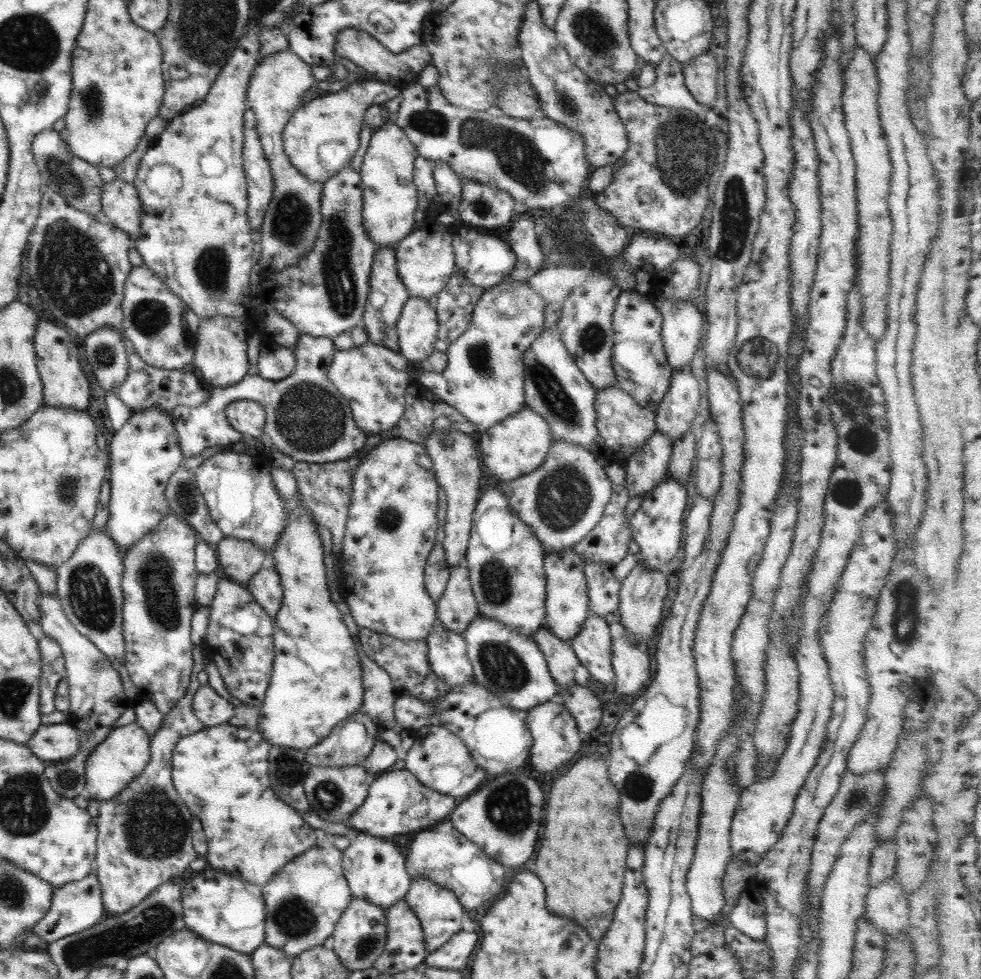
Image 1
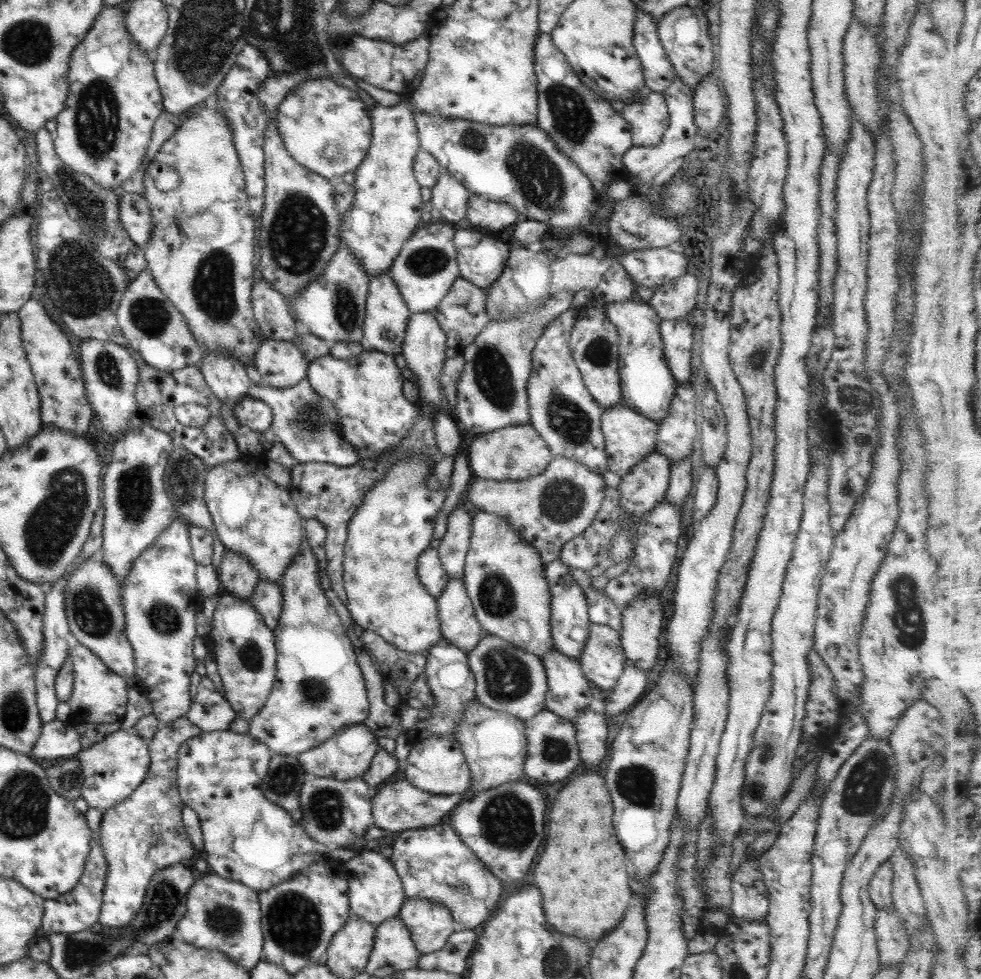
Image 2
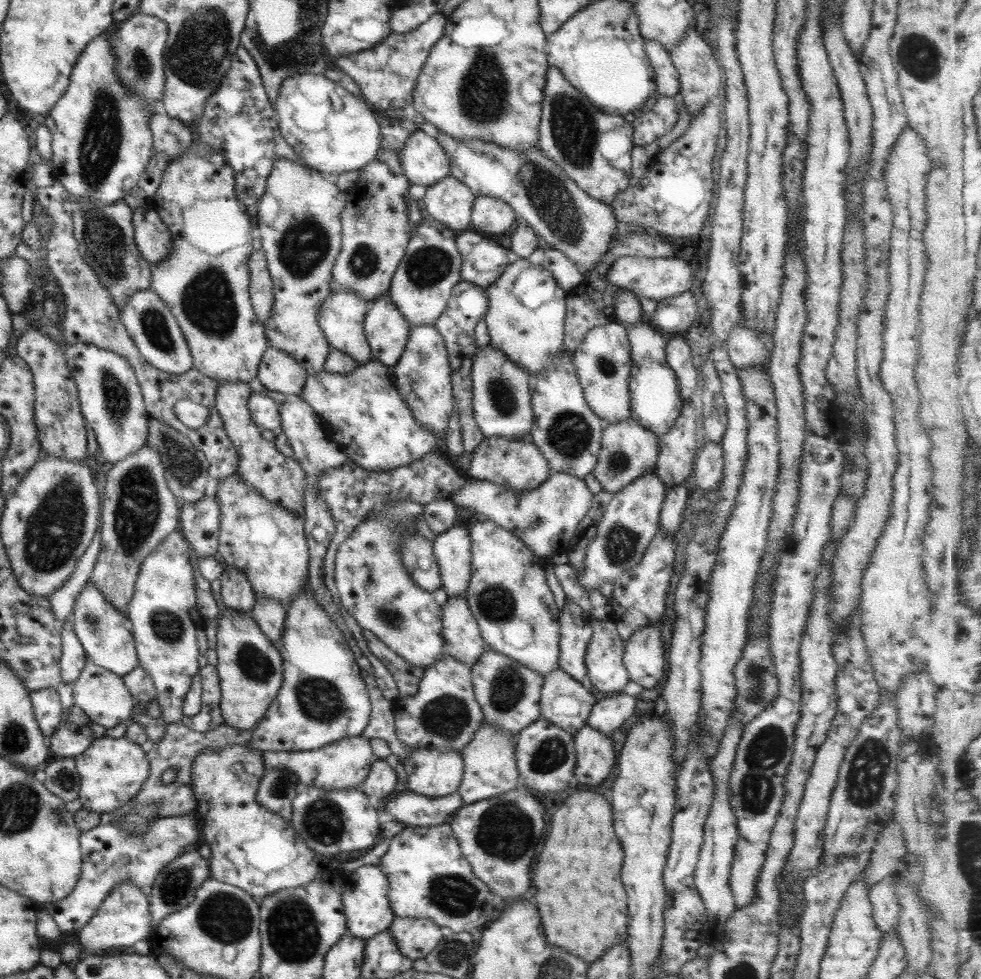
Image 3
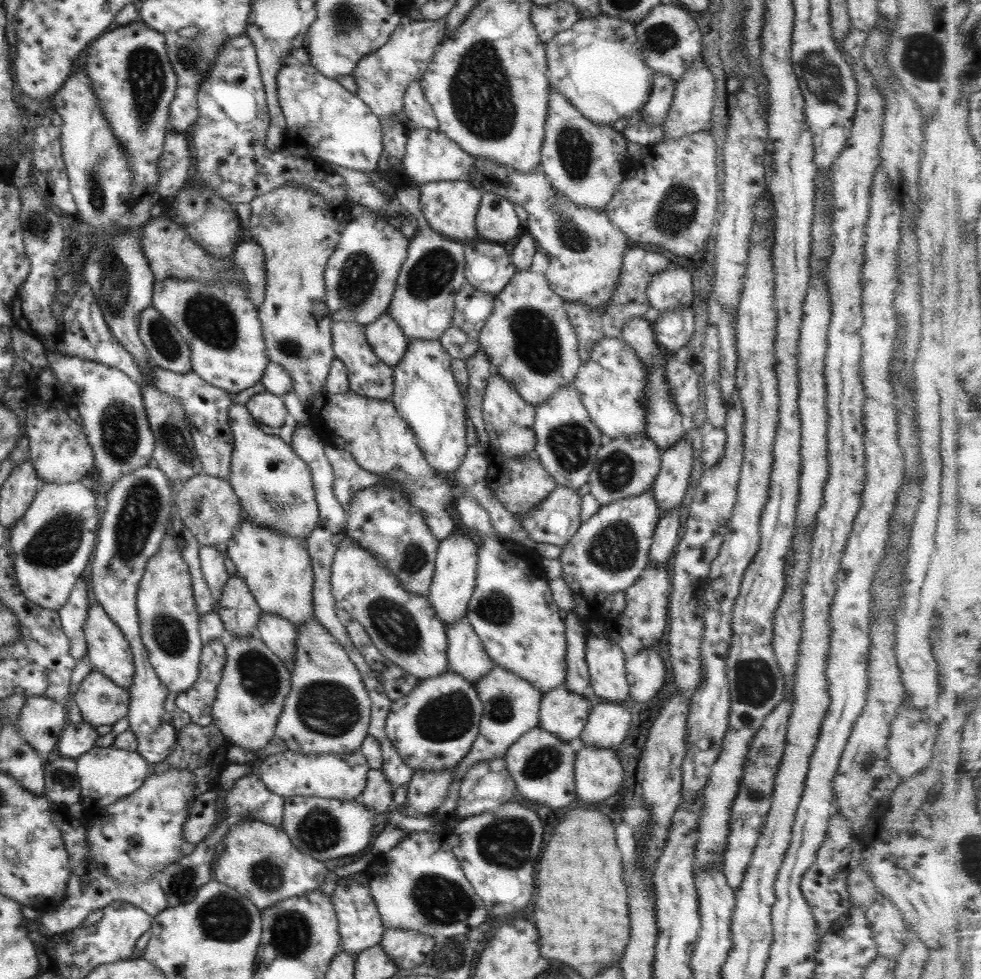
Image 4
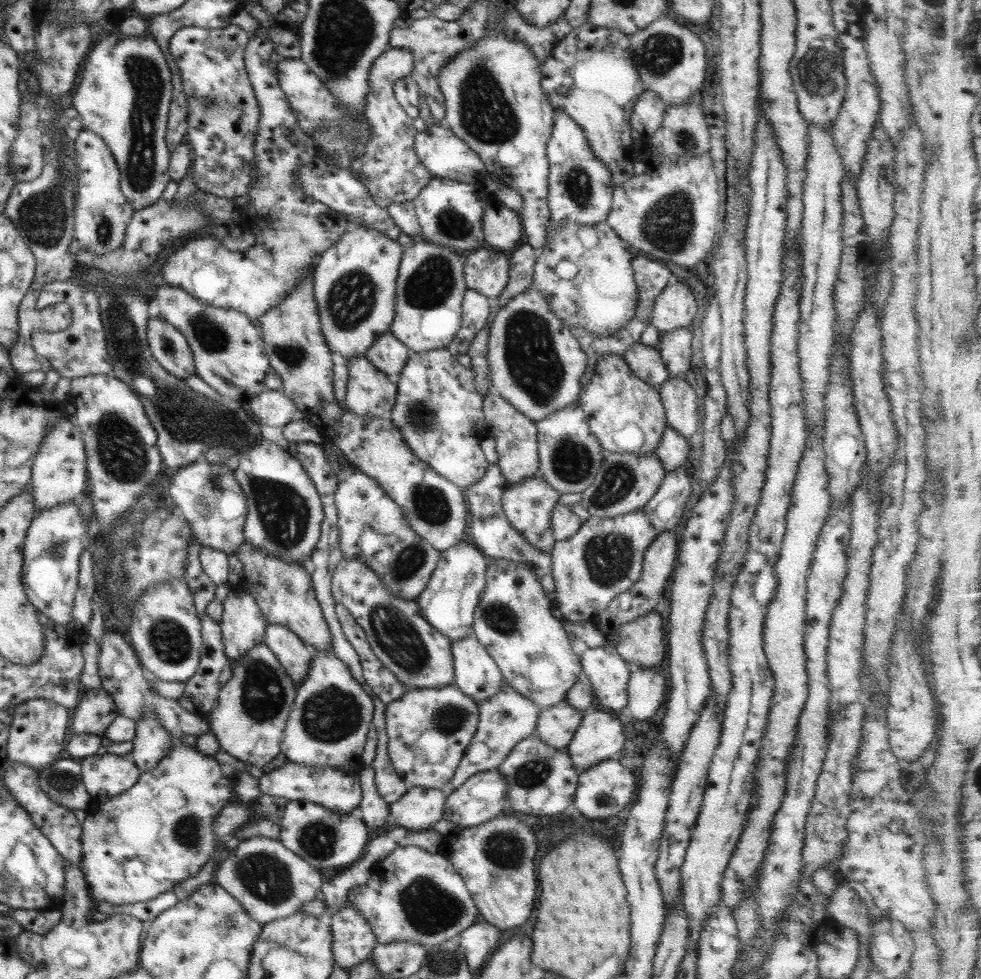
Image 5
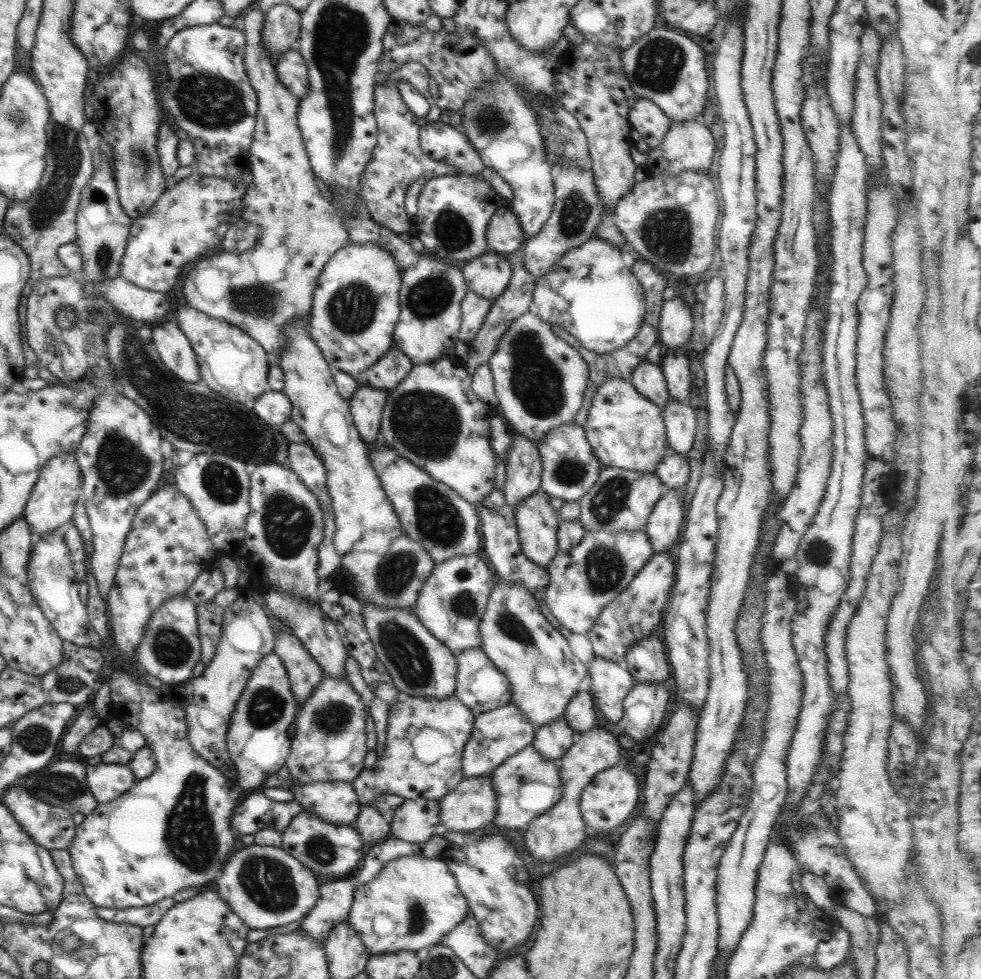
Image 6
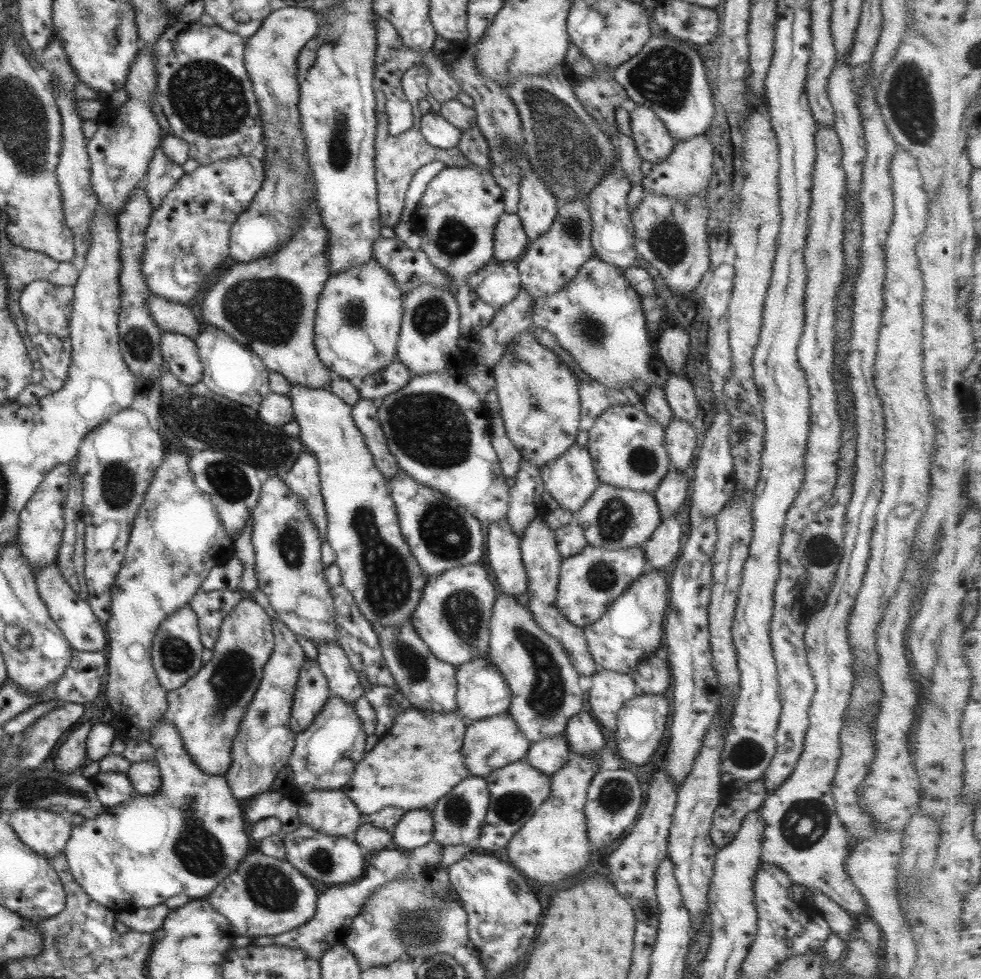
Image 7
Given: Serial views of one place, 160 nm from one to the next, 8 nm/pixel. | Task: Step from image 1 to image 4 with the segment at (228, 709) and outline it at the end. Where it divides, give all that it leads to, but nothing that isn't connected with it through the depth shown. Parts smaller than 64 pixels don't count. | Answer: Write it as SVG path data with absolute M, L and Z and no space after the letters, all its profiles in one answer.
M218 639L203 645L198 678L188 690L179 692L175 698L178 710L188 713L194 724L213 724L211 710L226 662L225 645L226 642Z

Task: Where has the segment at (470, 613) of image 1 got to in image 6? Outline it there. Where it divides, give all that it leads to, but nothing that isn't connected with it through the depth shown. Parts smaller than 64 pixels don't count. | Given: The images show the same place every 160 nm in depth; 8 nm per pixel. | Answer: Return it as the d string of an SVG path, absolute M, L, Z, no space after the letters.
M480 647L470 648L464 650L464 652L460 652L456 656L456 660L455 695L458 700L461 700L472 711L472 714L477 715L482 712L488 712L512 701L509 683Z

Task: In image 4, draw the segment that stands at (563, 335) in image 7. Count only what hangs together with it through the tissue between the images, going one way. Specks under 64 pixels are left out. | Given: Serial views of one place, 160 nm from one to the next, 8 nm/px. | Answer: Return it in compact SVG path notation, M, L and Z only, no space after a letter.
M473 156L473 159L472 185L482 190L482 193L494 193L507 198L509 201L523 206L528 213L528 234L546 250L547 256L549 256L544 277L551 289L559 294L566 303L581 300L590 307L602 307L602 309L607 307L617 287L622 259L630 243L627 236L610 222L604 209L578 207L567 196L563 196L561 192L555 190L540 168L532 172L520 172L511 166L504 166L487 158Z

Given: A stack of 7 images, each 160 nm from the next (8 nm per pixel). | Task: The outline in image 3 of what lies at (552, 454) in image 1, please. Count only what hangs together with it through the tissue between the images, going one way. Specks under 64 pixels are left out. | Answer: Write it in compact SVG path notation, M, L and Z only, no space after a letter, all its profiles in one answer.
M550 470L549 477L540 486L525 493L471 478L450 499L458 506L466 506L483 514L486 520L520 538L534 554L549 559L552 552L564 551L569 546L576 534L576 527L591 507L593 496L584 478Z

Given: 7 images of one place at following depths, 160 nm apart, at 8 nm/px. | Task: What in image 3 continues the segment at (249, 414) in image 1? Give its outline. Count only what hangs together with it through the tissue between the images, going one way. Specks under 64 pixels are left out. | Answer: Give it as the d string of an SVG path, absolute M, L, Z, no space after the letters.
M252 391L248 397L248 410L252 417L252 422L255 422L260 429L275 432L280 430L280 409L280 404L274 402L265 393Z

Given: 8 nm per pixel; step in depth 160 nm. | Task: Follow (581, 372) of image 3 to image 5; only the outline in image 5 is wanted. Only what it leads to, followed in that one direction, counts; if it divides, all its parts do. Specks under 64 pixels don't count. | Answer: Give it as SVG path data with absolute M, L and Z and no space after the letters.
M608 354L600 358L594 368L592 379L588 380L588 385L584 387L584 392L580 392L578 404L585 412L592 434L600 441L603 452L629 453L632 455L646 455L653 453L660 445L665 429L665 410L661 403L659 390L632 372L629 364L620 355Z

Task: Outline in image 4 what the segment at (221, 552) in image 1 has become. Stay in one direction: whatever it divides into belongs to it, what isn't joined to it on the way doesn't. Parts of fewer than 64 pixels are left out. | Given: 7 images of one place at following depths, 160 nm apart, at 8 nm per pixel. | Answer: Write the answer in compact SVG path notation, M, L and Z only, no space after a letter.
M237 574L230 575L222 588L218 607L223 627L231 636L252 634L256 631L261 613L261 608L249 592L244 579Z

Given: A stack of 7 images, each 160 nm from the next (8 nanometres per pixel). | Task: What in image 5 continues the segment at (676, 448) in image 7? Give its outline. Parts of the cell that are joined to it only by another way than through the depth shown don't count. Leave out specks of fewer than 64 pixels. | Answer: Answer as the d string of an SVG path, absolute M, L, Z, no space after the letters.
M670 377L658 388L665 410L665 422L682 436L690 437L698 427L698 403L695 392L685 377Z

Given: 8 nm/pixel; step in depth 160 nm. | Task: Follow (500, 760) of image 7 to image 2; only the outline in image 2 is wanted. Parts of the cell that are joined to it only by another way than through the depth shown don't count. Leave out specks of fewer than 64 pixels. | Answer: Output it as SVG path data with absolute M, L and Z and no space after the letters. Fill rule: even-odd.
M484 633L477 647L467 655L469 669L475 676L475 698L482 706L508 713L520 721L545 710L548 685L542 658L489 633ZM405 777L395 782L384 784L374 791L372 798L372 818L374 826L386 834L398 834L404 830L425 829L445 822L452 810L462 803L460 794L431 794L422 791Z

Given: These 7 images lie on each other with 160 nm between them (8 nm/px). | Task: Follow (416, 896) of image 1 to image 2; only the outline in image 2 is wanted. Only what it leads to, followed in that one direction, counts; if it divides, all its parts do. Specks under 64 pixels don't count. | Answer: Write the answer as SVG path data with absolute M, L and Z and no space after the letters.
M406 897L398 915L422 955L440 950L455 932L451 911L425 898Z

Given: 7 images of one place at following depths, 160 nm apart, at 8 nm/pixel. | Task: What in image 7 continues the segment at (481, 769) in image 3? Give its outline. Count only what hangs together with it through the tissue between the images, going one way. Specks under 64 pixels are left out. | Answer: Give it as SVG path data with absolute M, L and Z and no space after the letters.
M469 775L461 780L449 794L441 797L438 803L431 808L434 818L433 839L442 847L448 844L452 846L475 845L487 818L488 806L490 806L490 792L486 779Z

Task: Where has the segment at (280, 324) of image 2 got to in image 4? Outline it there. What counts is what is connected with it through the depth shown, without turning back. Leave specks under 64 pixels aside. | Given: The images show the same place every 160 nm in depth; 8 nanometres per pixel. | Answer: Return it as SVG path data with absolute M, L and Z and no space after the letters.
M250 238L237 242L233 259L239 273L247 280L248 296L256 310L263 305L266 290L265 254L261 246Z

